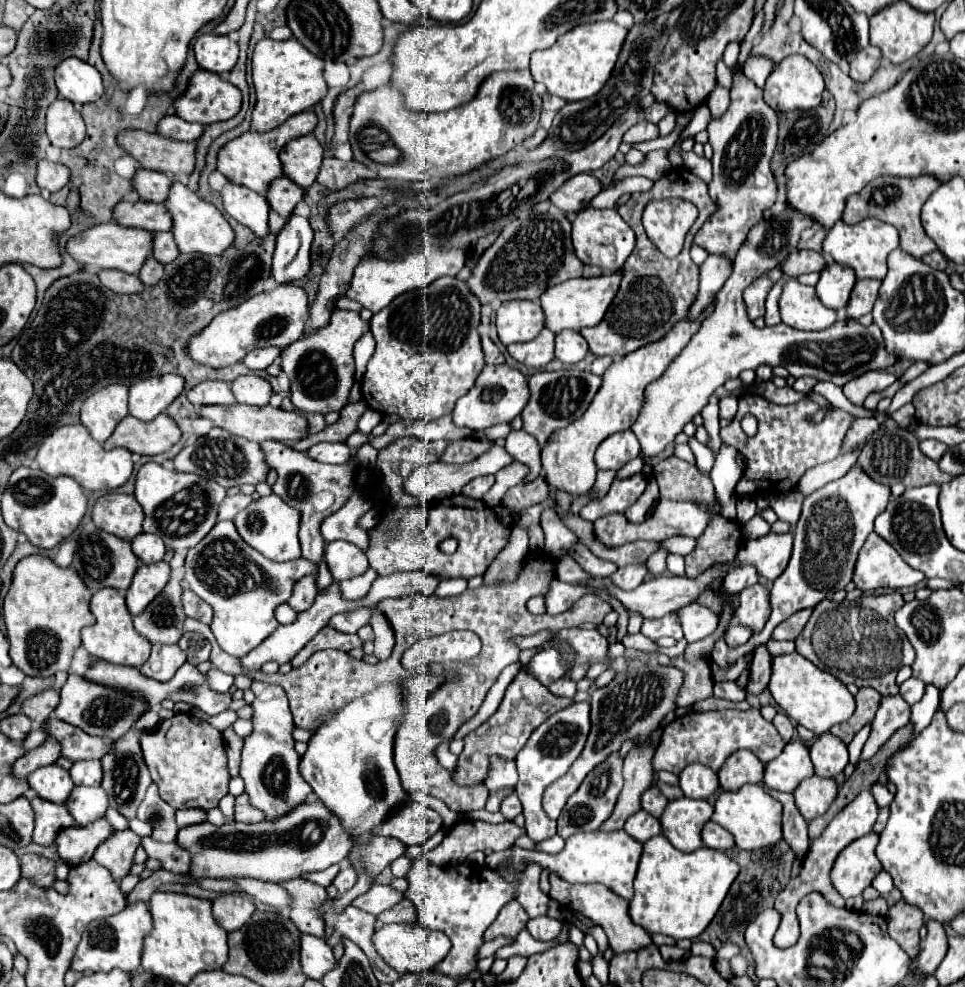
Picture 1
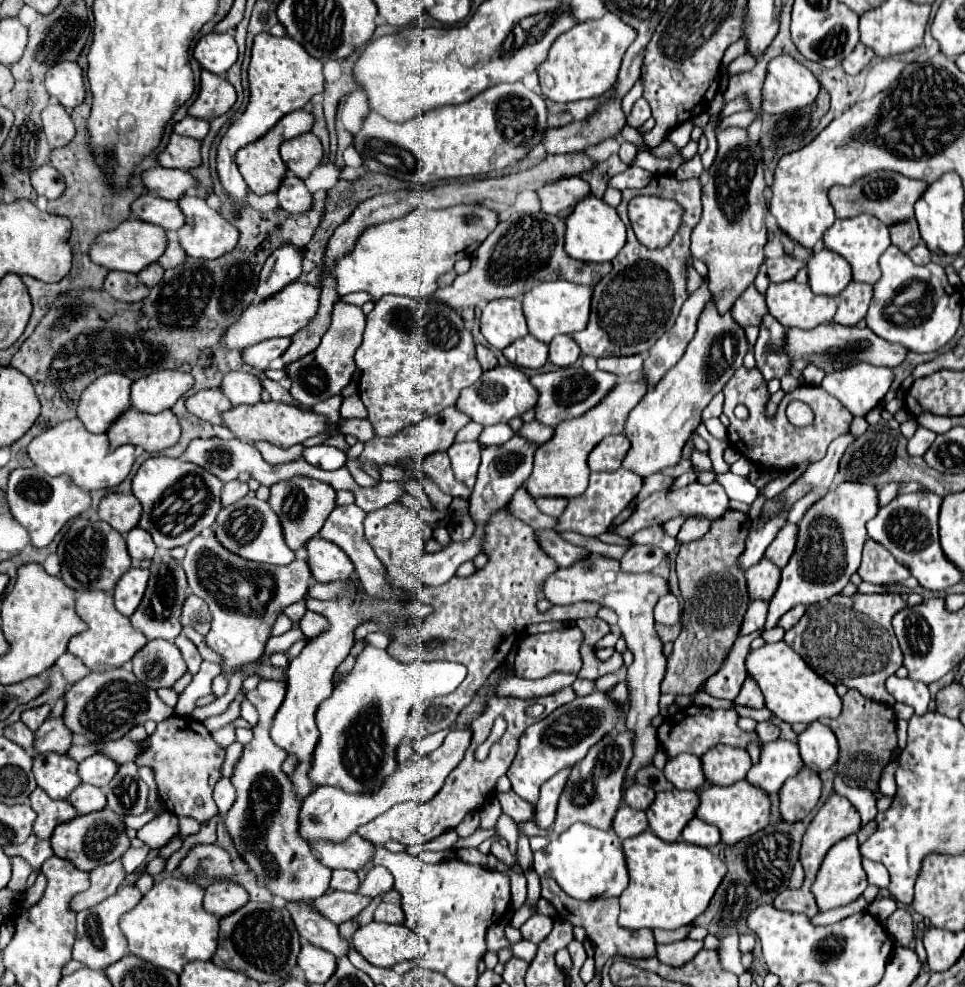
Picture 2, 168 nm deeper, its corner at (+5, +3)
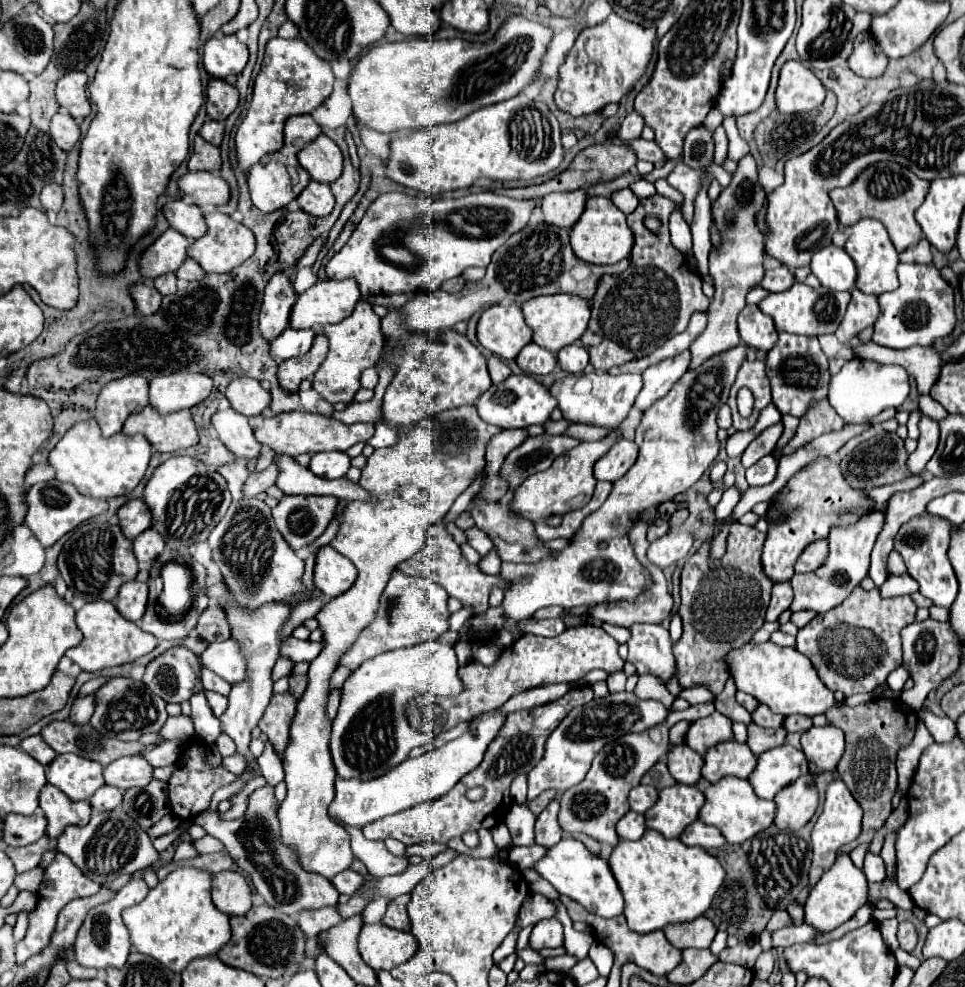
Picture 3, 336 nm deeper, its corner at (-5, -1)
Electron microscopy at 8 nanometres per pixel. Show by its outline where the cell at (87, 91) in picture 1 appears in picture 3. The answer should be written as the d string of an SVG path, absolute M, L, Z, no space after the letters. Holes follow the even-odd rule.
M66 73L56 85L56 99L60 107L66 107L68 113L78 123L82 123L82 119L90 115L90 101L86 97L86 73Z

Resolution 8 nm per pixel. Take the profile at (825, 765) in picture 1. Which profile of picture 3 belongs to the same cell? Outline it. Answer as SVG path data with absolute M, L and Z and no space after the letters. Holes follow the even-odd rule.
M834 725L812 727L802 735L802 751L808 759L810 773L832 771L842 757L844 735Z

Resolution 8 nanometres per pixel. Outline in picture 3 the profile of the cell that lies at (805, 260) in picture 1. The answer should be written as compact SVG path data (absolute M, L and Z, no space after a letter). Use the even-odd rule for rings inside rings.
M780 265L780 267L764 273L764 277L760 281L760 287L770 291L770 293L780 293L780 291L790 289L792 283L794 283L794 275L786 267Z

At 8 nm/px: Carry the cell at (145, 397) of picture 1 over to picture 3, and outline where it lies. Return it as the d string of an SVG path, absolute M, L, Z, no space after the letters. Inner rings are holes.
M202 373L158 375L150 381L150 405L162 413L190 409L212 391L212 379Z

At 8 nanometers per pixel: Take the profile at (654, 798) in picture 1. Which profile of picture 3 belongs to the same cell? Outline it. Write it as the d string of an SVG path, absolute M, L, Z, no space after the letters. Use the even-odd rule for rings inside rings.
M638 785L634 787L634 791L628 793L628 803L630 809L636 813L646 813L658 799L658 791L650 785Z

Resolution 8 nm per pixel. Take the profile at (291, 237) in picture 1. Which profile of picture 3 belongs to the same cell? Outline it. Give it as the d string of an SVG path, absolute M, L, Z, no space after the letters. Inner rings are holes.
M276 273L264 291L264 303L260 311L260 333L268 343L288 327L294 303L296 293L290 279L282 273Z

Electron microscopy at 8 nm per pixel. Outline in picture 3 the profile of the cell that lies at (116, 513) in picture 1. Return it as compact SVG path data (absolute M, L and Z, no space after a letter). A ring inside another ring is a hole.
M130 499L118 509L122 533L132 541L136 535L152 527L152 513L144 499Z

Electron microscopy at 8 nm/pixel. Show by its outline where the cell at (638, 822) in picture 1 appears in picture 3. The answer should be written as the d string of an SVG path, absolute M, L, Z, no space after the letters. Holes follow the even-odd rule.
M628 811L616 825L618 837L620 839L640 839L642 833L646 831L646 823L644 823L644 815Z

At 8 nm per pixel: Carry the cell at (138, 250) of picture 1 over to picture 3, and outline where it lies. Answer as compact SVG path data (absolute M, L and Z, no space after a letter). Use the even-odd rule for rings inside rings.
M168 229L156 239L152 247L140 259L140 271L148 279L156 279L164 273L174 273L188 259L188 247L192 239L184 237L176 229Z

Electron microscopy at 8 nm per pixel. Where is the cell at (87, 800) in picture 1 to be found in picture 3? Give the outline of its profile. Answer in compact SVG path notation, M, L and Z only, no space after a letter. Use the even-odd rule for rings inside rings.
M102 785L90 799L90 805L94 811L112 811L122 803L124 791L112 785Z

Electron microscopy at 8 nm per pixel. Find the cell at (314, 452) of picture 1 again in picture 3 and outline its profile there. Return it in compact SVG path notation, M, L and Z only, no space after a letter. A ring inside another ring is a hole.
M342 451L332 453L316 453L308 467L314 475L324 479L340 479L350 469L350 457Z

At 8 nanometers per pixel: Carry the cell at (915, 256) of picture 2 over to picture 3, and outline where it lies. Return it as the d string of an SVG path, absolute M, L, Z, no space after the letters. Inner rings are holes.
M922 237L914 247L900 253L902 263L932 263L932 245Z

